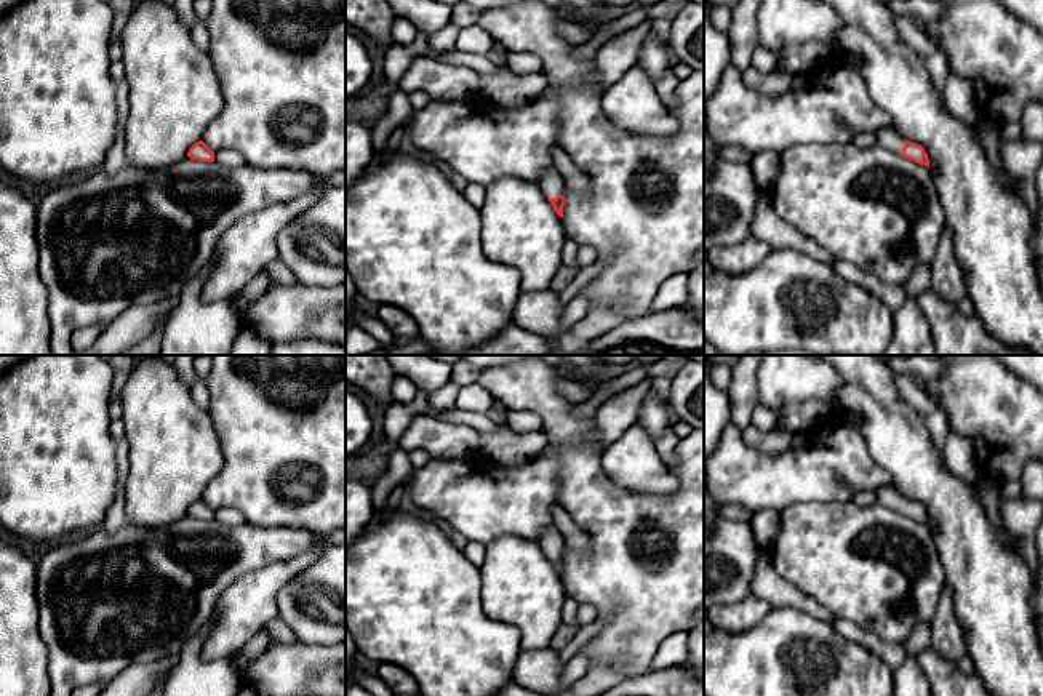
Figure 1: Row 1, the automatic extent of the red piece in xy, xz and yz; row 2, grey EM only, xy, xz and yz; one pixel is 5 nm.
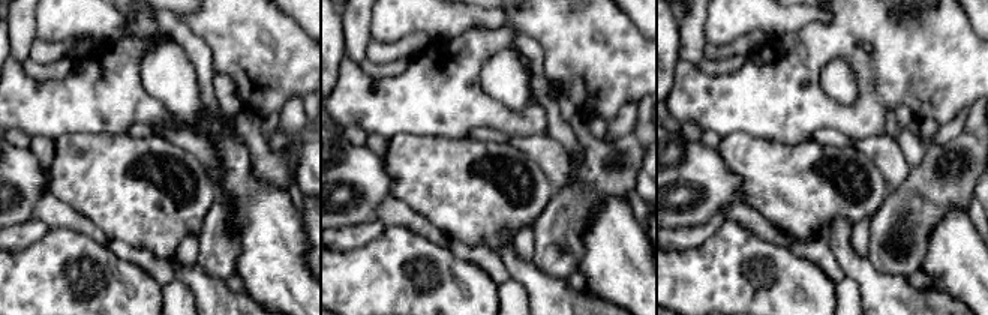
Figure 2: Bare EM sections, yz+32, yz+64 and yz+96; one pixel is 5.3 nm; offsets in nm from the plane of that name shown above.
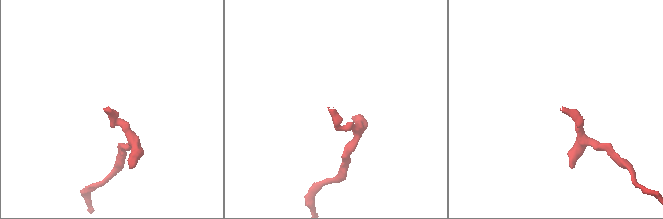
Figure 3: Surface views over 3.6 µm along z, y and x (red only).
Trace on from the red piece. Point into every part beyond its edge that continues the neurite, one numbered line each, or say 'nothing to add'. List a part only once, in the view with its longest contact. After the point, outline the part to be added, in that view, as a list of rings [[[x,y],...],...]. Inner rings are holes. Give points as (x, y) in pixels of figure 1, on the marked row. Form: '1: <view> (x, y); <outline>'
1: xz (552, 183); [[[547,170],[542,174],[541,187],[549,198],[555,198],[565,194],[565,181],[557,170]]]

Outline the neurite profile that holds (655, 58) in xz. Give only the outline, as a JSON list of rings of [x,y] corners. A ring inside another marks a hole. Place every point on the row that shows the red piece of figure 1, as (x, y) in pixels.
[[[649,30],[638,50],[635,66],[641,67],[654,82],[672,69],[672,59],[665,37]]]

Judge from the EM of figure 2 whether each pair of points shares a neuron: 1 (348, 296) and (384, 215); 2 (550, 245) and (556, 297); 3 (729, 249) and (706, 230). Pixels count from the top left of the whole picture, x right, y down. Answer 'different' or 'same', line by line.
1: different
2: different
3: different

